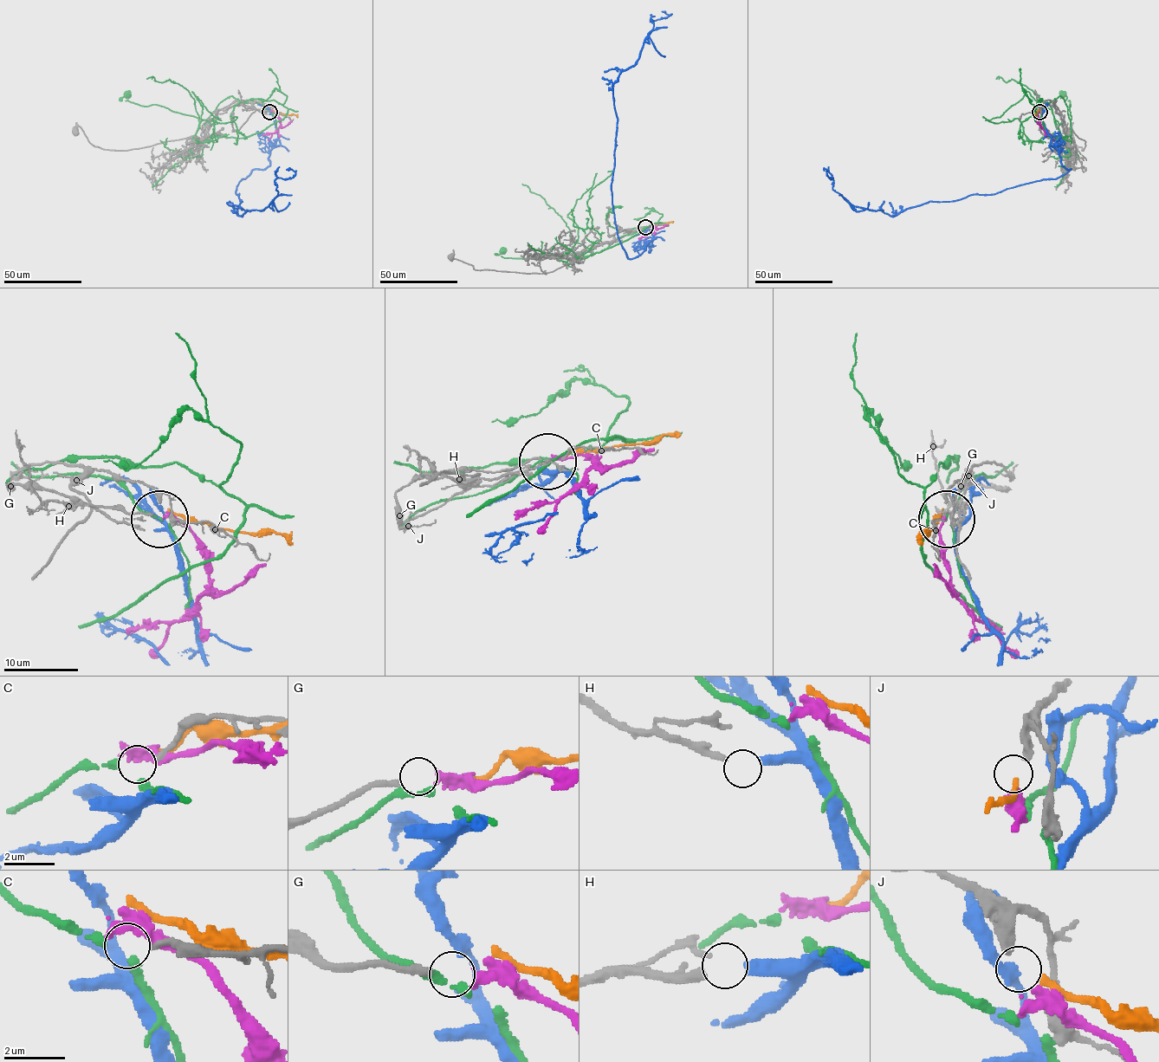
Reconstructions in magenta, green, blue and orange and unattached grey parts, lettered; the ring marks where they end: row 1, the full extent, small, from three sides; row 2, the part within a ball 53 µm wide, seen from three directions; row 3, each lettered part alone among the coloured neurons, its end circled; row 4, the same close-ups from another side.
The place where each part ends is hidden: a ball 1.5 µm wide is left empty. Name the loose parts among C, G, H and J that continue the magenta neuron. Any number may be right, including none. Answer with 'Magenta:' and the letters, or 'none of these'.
Magenta: G

